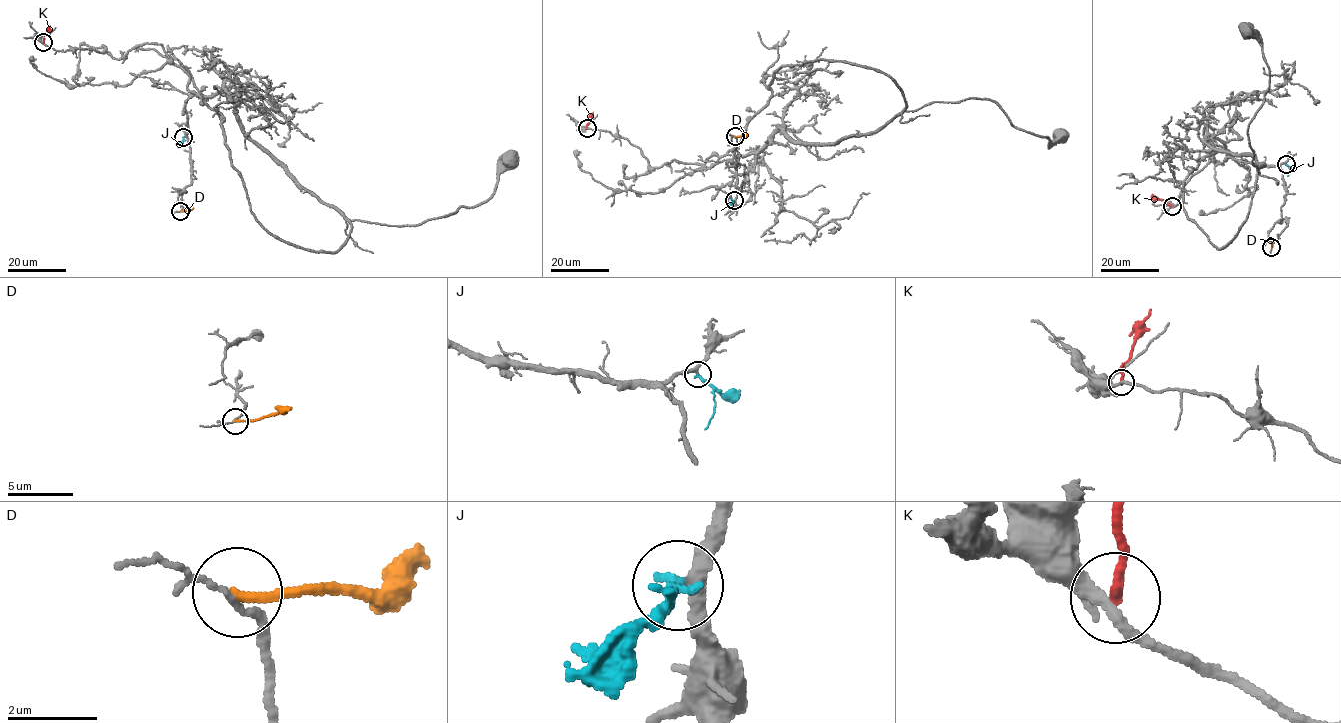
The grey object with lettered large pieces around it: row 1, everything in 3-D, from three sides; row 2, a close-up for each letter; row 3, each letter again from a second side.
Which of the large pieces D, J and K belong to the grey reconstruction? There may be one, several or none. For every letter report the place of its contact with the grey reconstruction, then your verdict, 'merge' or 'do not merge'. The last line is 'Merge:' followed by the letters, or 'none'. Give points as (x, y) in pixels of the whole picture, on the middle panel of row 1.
D: (735, 136) | do not merge
J: (734, 200) | merge
K: (587, 128) | do not merge
Merge: J

